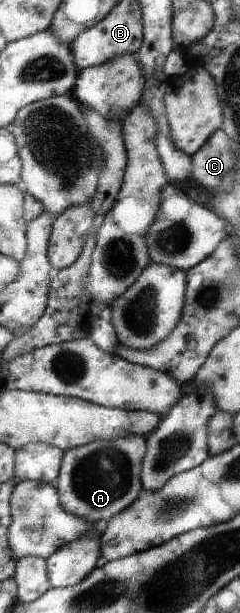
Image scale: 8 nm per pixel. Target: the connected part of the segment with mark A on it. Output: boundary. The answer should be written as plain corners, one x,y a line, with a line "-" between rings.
133,435
114,440
95,440
86,446
67,450
62,474
56,483
63,507
73,515
93,523
110,522
141,493
142,459
145,437

